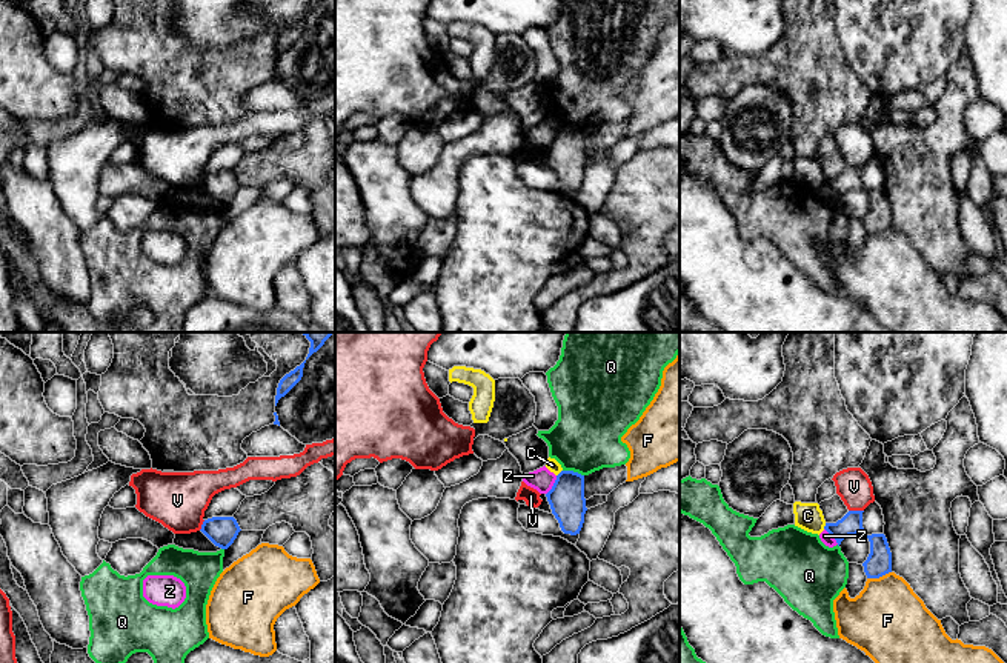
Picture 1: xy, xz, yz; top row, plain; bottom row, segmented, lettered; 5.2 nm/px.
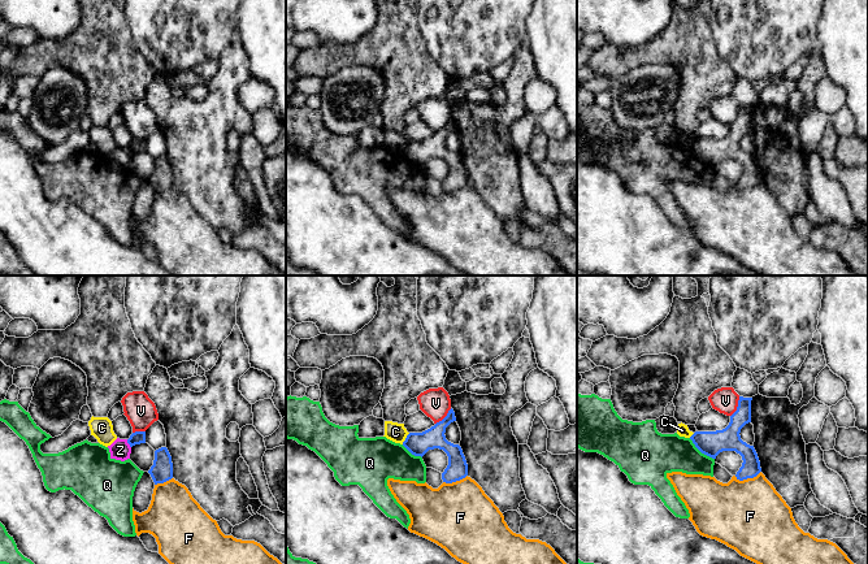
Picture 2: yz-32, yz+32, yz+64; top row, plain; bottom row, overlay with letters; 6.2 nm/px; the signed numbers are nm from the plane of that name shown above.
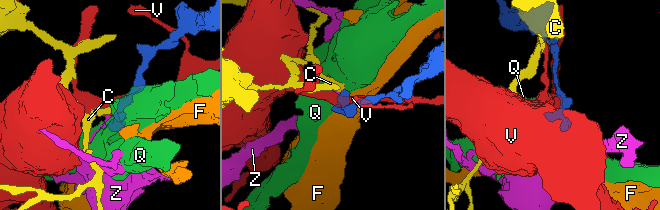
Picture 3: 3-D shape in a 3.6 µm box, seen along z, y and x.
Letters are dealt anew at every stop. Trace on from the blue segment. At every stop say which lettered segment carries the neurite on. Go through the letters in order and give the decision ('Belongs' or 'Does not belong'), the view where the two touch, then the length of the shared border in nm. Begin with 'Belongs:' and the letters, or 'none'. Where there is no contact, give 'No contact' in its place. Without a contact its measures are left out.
Belongs: none
C: Does not belong. Touches blue in xz. Shared border 50 nm
F: Does not belong. Touches blue in yz. Shared border 130 nm
Q: Does not belong. Touches blue in xz. Shared border 120 nm
V: Does not belong. Touches blue in yz. Shared border 80 nm
Z: Does not belong. Touches blue in xz. Shared border 120 nm

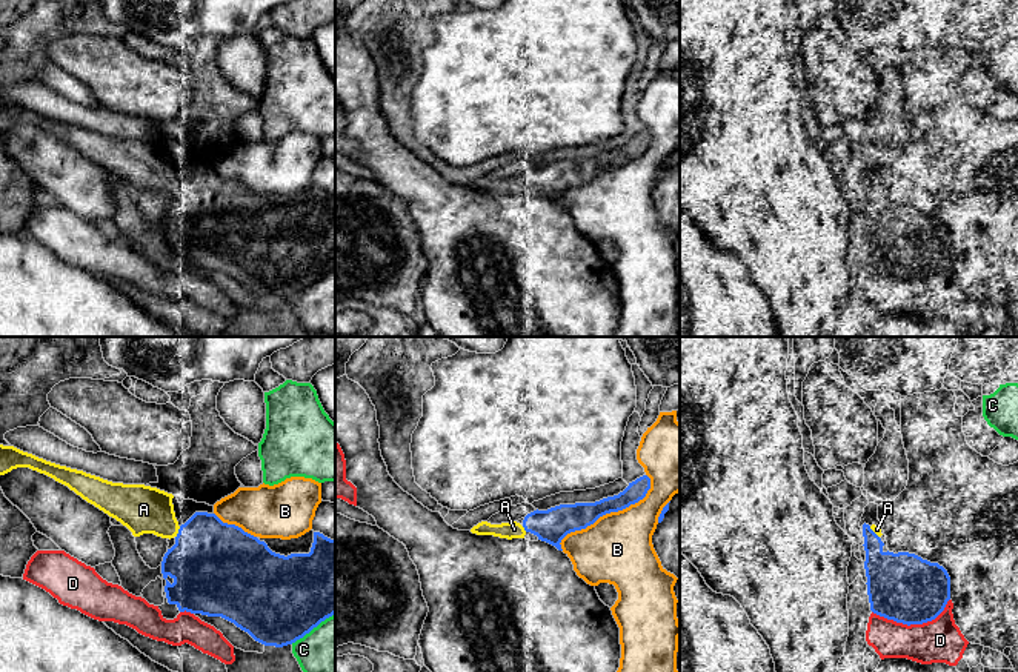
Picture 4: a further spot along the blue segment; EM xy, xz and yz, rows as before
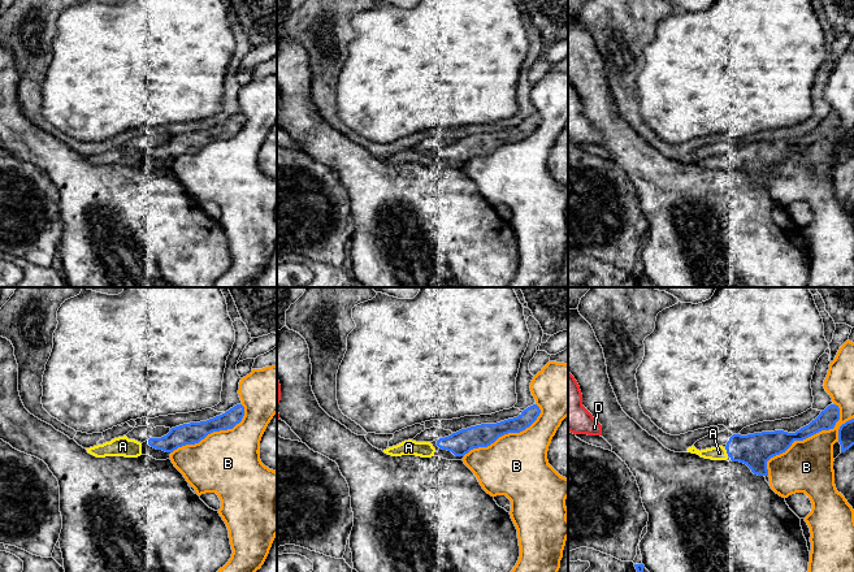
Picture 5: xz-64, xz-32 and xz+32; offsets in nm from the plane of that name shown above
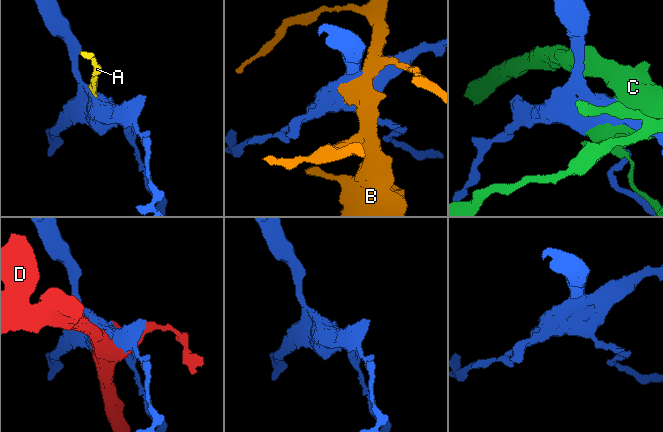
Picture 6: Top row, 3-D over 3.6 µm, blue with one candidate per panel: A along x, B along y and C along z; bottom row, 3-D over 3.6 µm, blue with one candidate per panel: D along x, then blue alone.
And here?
Belongs: A
A: Belongs. Touches blue in xy. Shared border 70 nm
B: Does not belong. Touches blue in xz. Shared border 600 nm
C: Does not belong. Touches blue in xy. Shared border 280 nm
D: Does not belong. Touches blue in yz. Shared border 420 nm

